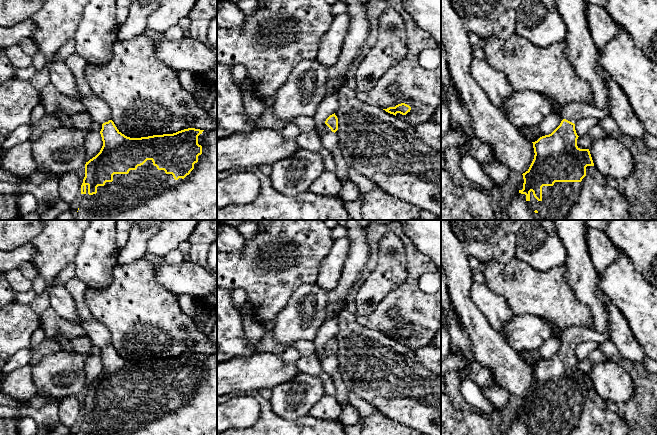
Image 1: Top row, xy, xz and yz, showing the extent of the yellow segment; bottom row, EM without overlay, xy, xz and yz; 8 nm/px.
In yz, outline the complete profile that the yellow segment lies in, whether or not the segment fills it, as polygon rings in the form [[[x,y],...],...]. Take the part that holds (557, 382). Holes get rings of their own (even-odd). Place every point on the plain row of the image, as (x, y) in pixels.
[[[570,327],[561,335],[563,344],[549,359],[532,366],[534,383],[523,397],[523,413],[516,413],[507,435],[628,435],[626,421],[610,411],[594,391],[589,373],[577,370],[575,348],[588,341],[598,344],[609,340],[608,335],[589,328]]]

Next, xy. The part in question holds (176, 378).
[[[76,276],[65,283],[77,306],[77,317],[80,325],[88,334],[92,345],[102,349],[100,355],[103,370],[100,376],[85,388],[85,401],[81,409],[81,427],[78,435],[217,435],[217,354],[206,355],[188,352],[173,358],[153,359],[141,362],[130,362],[122,358],[111,344],[112,335],[107,327],[96,320],[85,303],[86,284]]]

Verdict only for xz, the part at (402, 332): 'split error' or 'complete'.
complete

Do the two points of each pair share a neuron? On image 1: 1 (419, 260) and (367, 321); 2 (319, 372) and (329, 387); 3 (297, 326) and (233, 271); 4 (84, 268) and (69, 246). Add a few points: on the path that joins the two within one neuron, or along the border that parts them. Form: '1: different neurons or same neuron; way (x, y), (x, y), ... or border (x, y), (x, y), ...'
1: same neuron; way (414, 279), (403, 301), (386, 306)
2: same neuron; way (323, 376), (327, 383)
3: different neurons; border (294, 292), (286, 305), (274, 317)
4: different neurons; border (84, 233), (73, 262)

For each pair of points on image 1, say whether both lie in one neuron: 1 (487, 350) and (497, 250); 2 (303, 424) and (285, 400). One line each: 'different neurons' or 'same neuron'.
1: different neurons
2: different neurons

